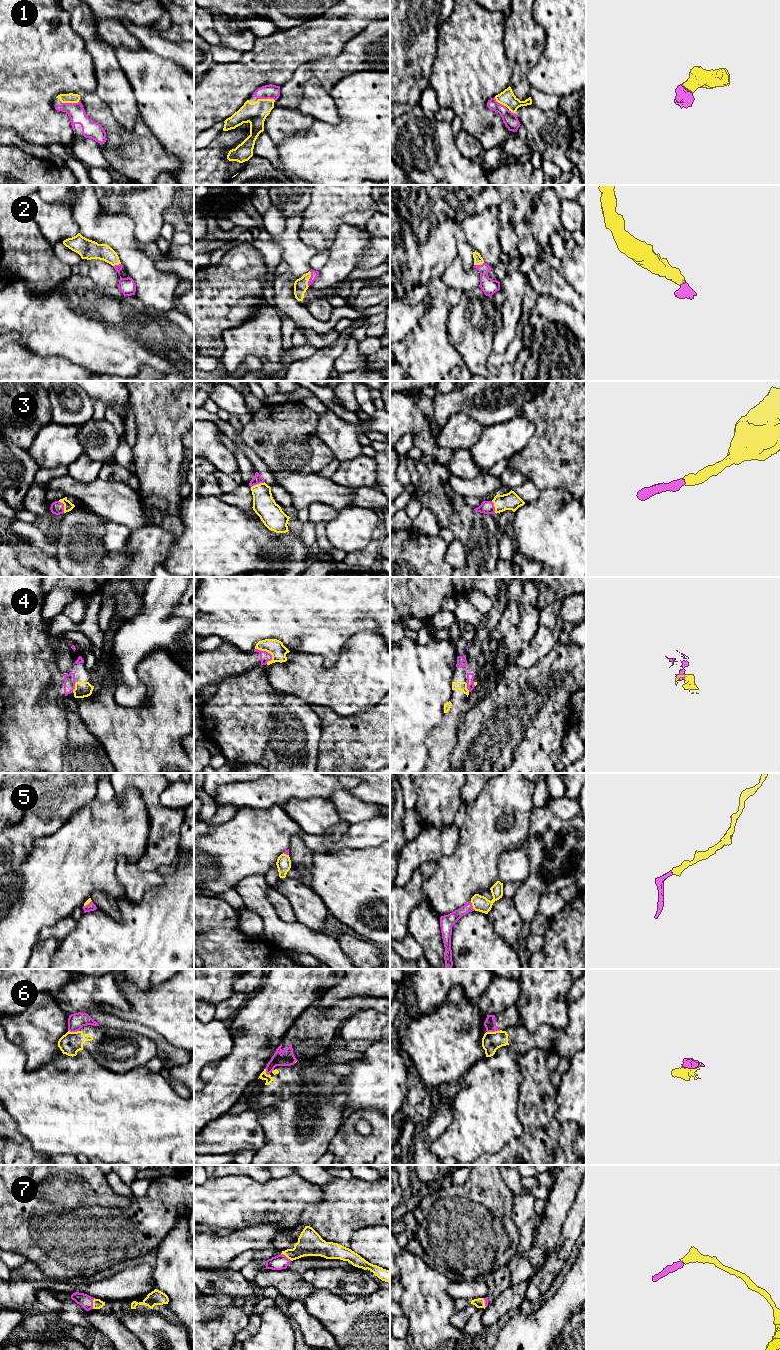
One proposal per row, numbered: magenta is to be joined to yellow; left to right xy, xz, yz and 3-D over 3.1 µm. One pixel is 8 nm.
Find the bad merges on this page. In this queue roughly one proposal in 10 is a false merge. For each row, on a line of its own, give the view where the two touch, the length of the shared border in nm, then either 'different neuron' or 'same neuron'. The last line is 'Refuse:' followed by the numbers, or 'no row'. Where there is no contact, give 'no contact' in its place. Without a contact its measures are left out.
1: xy | 150 nm | same neuron
2: xz | 130 nm | same neuron
3: xy | 110 nm | same neuron
4: xz | 170 nm | same neuron
5: yz | 80 nm | same neuron
6: yz | 110 nm | different neuron
7: xy | 90 nm | same neuron
Refuse: 6

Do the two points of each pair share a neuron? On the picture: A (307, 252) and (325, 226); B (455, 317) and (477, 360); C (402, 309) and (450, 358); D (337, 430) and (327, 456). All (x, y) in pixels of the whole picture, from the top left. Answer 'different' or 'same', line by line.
A: different
B: same
C: different
D: different

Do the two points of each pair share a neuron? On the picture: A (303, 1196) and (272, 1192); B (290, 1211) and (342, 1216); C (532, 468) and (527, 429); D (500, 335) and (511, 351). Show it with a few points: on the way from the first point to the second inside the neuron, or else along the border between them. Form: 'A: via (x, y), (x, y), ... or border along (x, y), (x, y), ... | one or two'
A: via (295, 1196), (280, 1196) | one
B: border along (322, 1200), (310, 1203), (302, 1213), (299, 1222) | two
C: border along (526, 418), (534, 425), (534, 433), (511, 456) | two
D: border along (516, 324), (516, 336), (507, 348), (493, 352) | two

